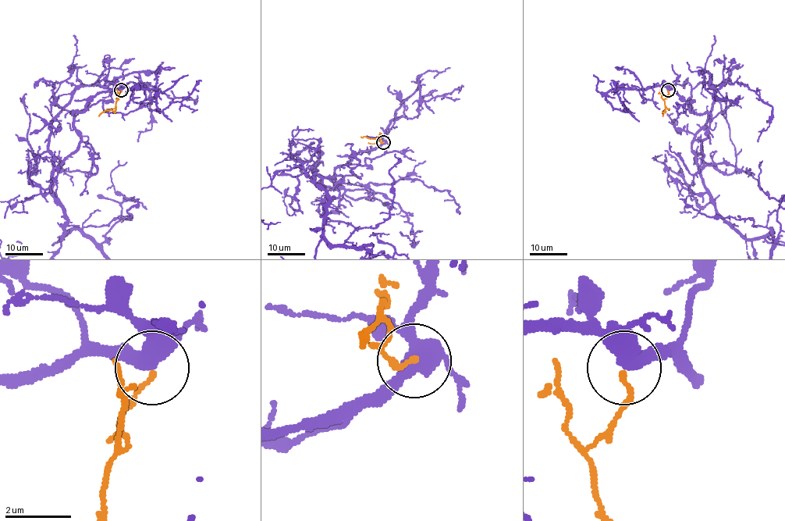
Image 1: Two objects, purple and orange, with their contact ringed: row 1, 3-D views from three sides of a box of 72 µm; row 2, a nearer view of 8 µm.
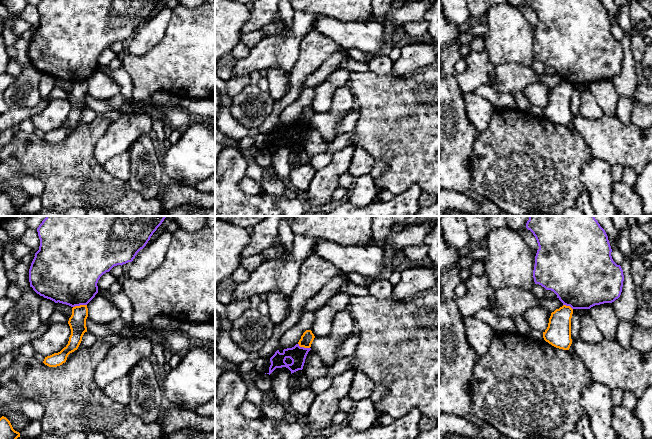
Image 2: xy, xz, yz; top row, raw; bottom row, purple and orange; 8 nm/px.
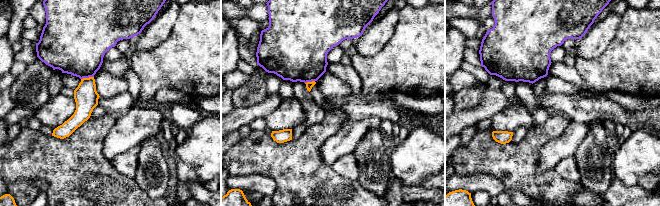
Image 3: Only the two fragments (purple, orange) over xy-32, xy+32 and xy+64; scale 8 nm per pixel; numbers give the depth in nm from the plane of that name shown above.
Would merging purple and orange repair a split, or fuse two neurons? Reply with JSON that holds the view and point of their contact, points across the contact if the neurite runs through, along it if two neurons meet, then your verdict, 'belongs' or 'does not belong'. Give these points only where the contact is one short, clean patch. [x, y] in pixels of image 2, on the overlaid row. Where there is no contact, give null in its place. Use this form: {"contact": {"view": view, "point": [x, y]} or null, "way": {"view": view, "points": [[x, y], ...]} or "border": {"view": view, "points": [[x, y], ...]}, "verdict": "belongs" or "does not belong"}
{"contact": {"view": "xy", "point": [79, 305]}, "border": {"view": "xy", "points": [[86, 304], [73, 307]]}, "verdict": "does not belong"}

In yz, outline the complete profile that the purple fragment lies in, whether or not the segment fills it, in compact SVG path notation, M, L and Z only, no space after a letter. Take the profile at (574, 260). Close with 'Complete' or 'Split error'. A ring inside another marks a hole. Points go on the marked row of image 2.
M529 216L526 228L533 233L539 246L534 282L553 291L563 305L590 309L620 297L623 270L613 261L608 236L594 216Z. Complete

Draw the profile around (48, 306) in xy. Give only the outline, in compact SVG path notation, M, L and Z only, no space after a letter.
M44 298L40 308L39 317L43 322L50 322L51 316L56 309L56 303L50 299Z

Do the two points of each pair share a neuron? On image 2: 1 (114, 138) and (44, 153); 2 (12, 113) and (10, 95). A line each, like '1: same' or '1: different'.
1: different
2: different

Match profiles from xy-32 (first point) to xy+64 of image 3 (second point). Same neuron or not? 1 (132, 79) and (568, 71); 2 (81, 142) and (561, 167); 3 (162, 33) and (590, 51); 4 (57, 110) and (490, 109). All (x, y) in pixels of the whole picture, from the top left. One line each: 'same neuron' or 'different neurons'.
1: same neuron
2: different neurons
3: same neuron
4: different neurons

